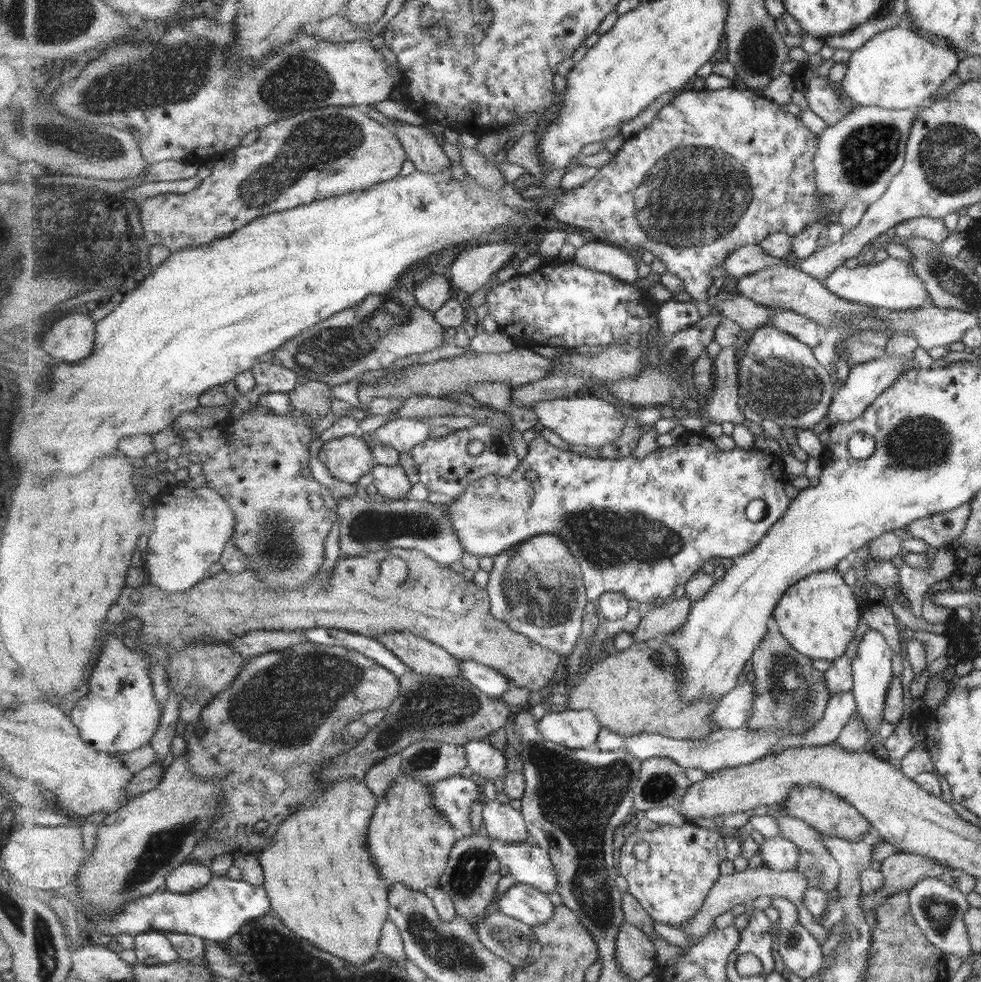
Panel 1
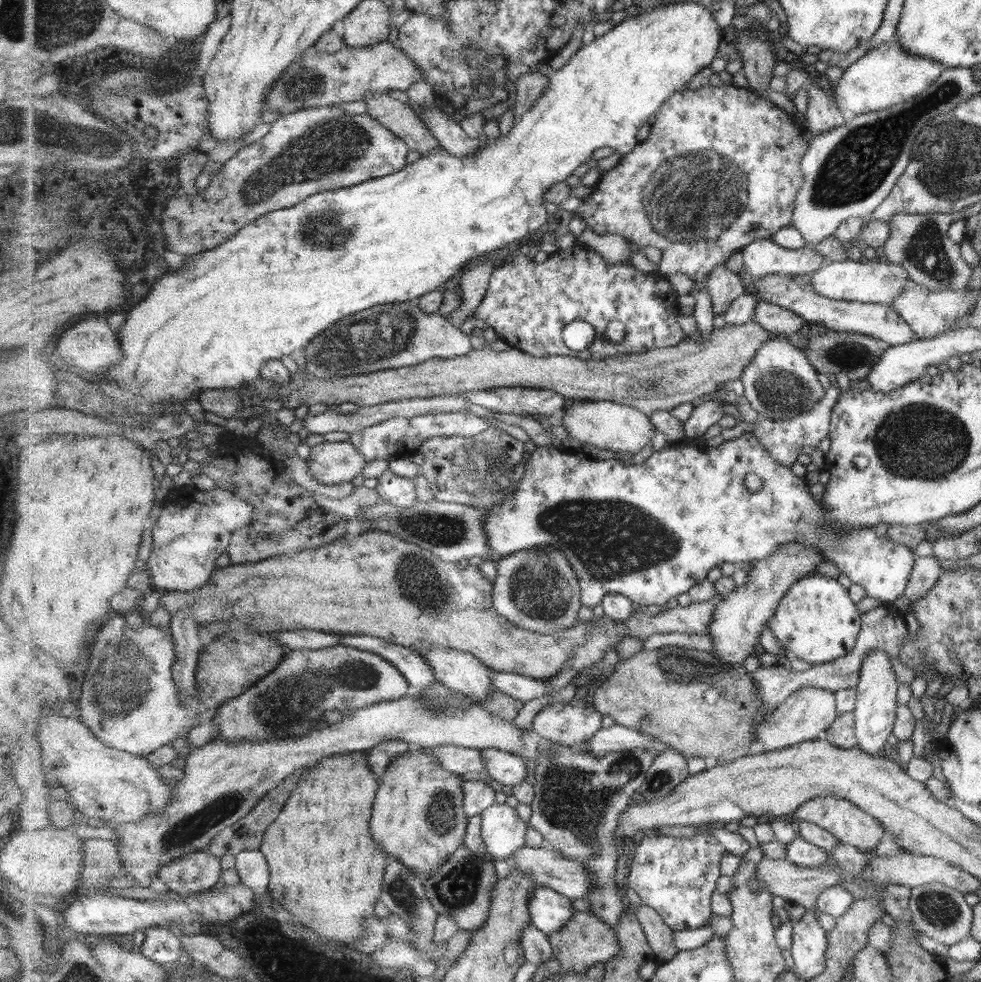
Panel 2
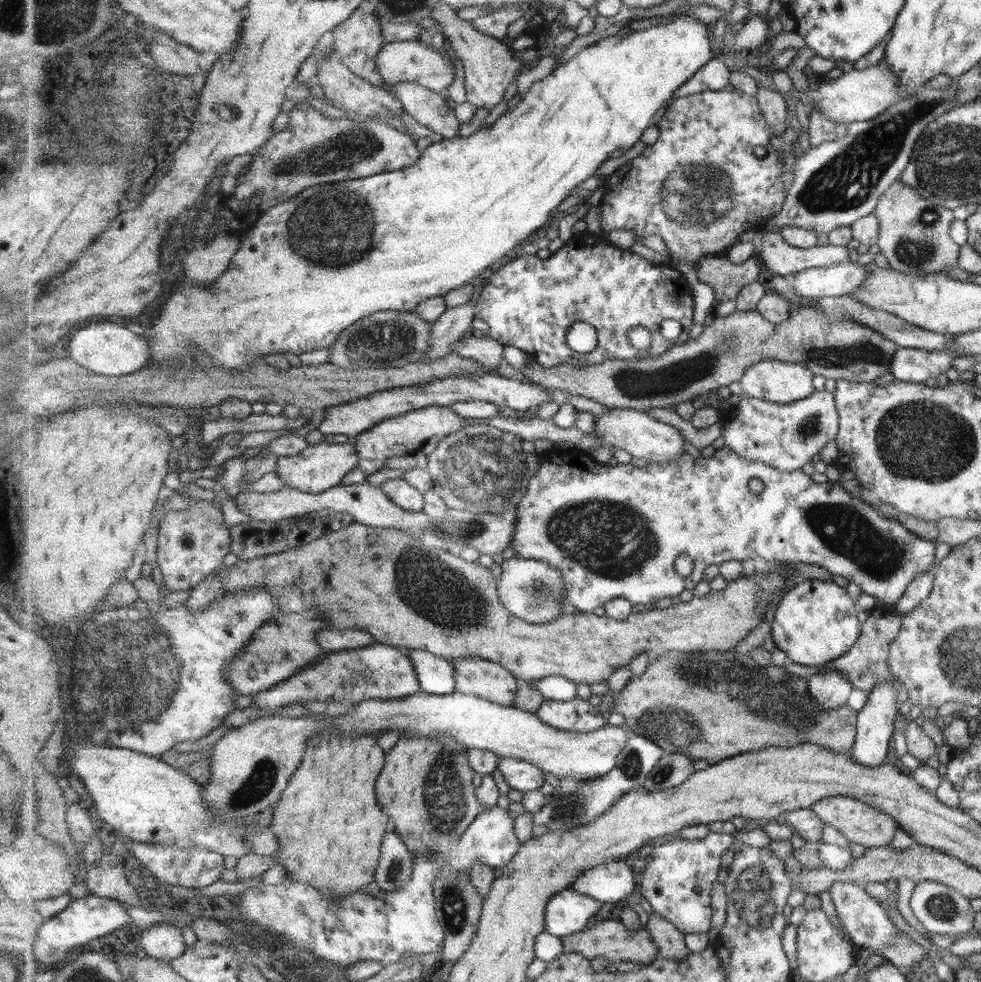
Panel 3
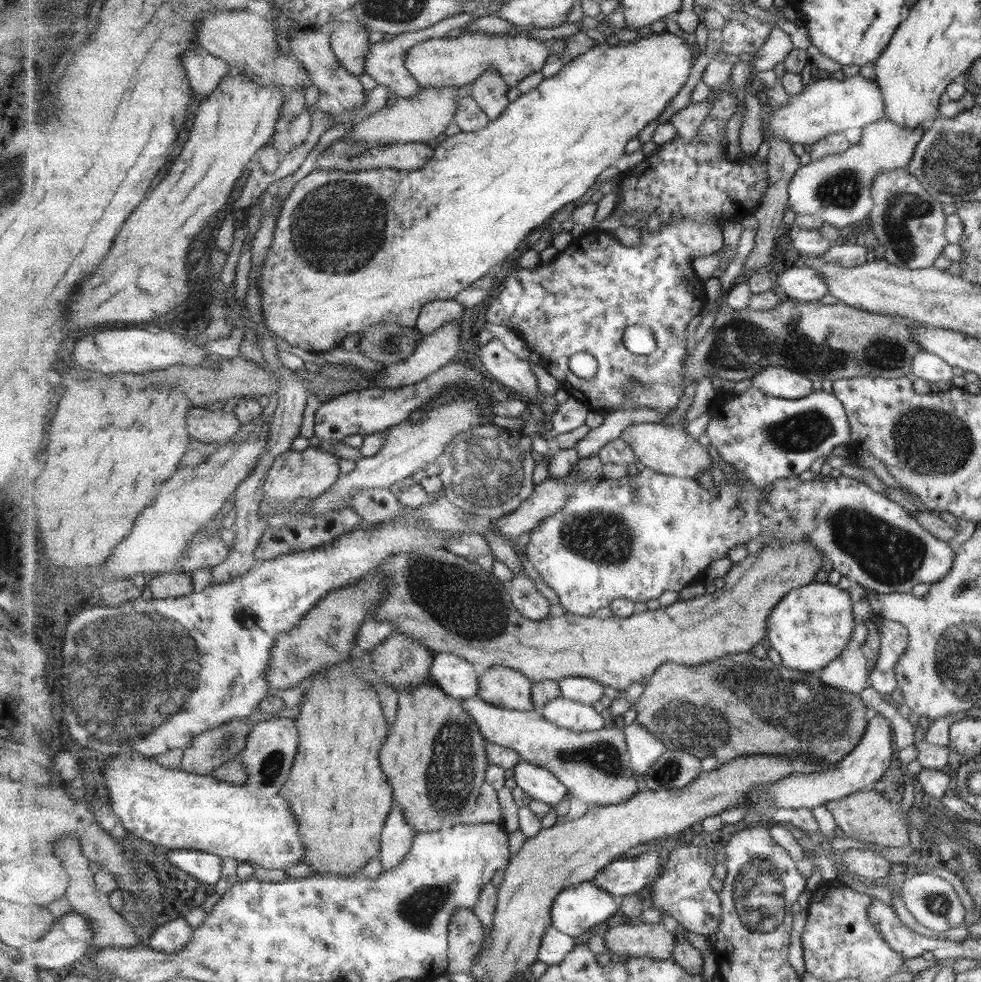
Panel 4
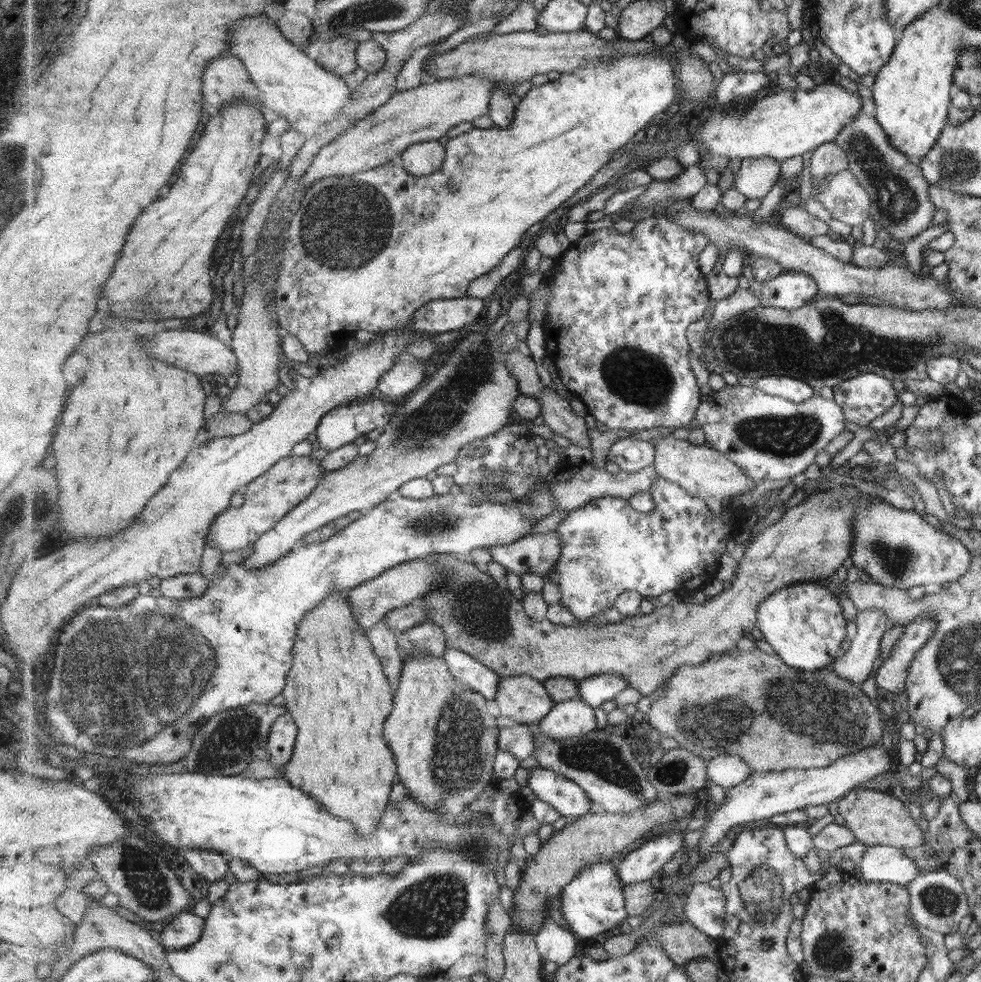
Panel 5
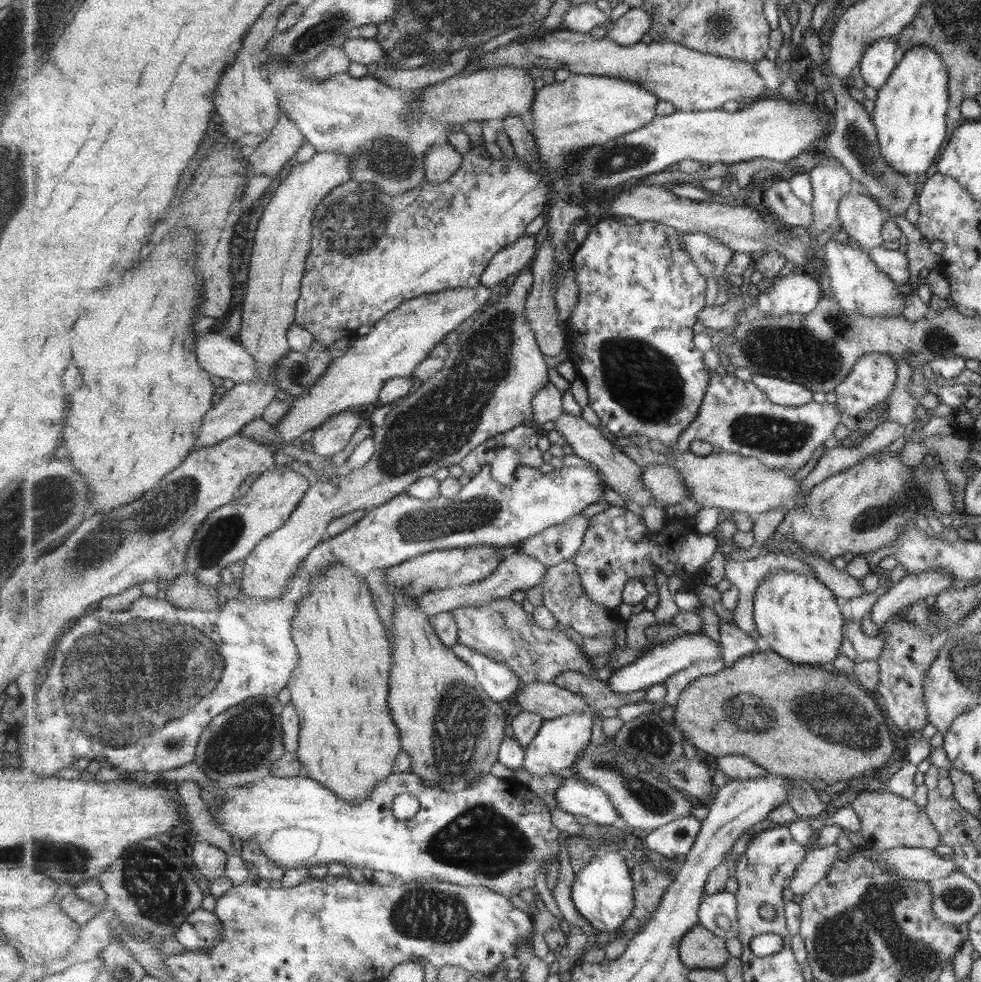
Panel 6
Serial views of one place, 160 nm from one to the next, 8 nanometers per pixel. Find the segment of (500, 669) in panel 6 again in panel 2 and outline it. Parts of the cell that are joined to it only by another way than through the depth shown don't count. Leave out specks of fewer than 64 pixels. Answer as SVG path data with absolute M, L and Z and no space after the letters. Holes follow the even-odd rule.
M344 634L340 635L340 642L344 646L362 649L363 651L377 654L390 661L399 671L406 676L408 683L414 691L428 689L435 684L436 674L429 661L419 651L393 644L383 640L383 637Z

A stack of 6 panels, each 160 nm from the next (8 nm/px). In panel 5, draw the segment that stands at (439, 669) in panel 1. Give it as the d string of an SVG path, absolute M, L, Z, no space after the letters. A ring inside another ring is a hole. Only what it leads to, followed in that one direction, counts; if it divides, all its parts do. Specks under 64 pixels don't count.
M529 675L501 677L495 698L505 716L527 724L542 721L557 703L543 681Z

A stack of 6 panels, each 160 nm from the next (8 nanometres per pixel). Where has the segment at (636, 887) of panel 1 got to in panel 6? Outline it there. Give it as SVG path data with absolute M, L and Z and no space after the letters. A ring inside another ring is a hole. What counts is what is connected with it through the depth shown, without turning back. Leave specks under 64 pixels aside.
M725 891L703 895L698 912L700 924L721 938L733 938L739 934L738 900L735 893ZM721 914L730 920L730 929L724 930L717 924Z

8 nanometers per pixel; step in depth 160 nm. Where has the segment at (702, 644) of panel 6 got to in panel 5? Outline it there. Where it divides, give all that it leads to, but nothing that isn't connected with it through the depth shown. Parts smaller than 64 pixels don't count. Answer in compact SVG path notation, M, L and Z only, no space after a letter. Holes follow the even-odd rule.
M620 674L595 675L579 682L580 698L593 708L599 708L629 686L630 682Z

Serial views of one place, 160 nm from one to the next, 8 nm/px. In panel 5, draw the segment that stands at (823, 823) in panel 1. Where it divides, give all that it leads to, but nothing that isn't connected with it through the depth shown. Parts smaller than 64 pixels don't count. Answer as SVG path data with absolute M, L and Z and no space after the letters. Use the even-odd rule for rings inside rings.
M858 787L847 792L843 798L836 801L837 812L854 836L857 843L865 846L891 846L895 848L912 848L918 852L923 844L923 833L919 825L913 821L904 806L902 797L887 795L877 789Z

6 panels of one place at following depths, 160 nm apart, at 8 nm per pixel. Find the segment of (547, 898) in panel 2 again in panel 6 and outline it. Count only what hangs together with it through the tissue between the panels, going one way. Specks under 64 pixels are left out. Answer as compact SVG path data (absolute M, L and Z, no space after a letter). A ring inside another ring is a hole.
M617 851L595 855L586 867L576 873L572 886L572 897L579 912L601 932L615 932L622 929L625 920L635 908L634 880L625 856Z

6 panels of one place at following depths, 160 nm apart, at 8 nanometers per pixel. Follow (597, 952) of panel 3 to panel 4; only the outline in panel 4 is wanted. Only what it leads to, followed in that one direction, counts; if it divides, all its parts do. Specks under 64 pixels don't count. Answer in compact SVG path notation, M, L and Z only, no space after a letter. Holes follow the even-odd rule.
M626 920L624 925L609 928L603 939L606 948L621 959L643 956L667 960L674 956L677 935L665 930L662 922L633 923Z

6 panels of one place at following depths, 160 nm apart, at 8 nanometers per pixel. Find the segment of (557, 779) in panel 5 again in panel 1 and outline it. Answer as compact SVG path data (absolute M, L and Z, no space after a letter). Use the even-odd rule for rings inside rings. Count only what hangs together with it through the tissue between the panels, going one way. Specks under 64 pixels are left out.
M471 741L464 745L468 766L485 779L505 778L507 758L501 749L493 748L488 741Z

